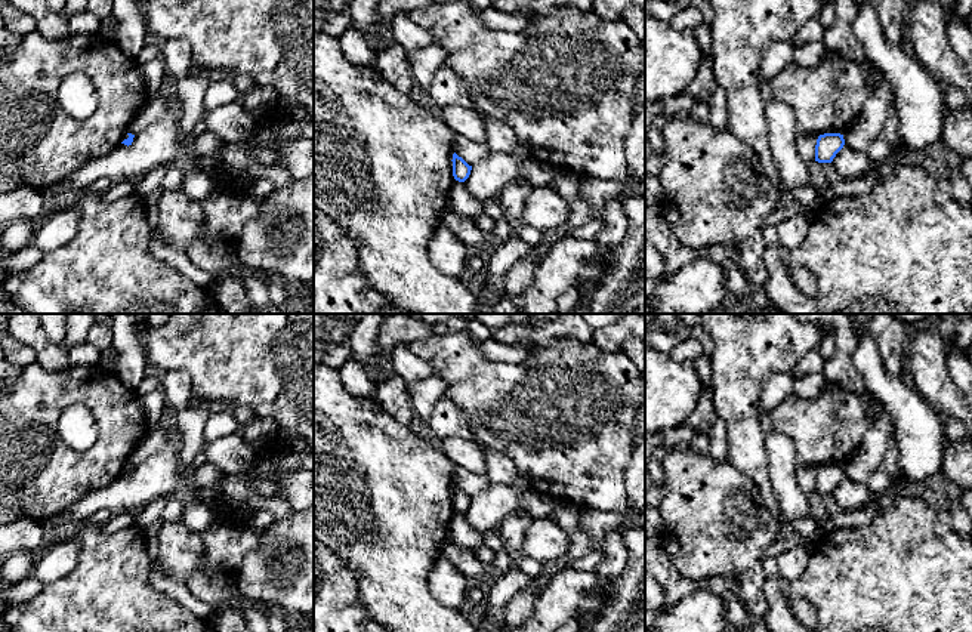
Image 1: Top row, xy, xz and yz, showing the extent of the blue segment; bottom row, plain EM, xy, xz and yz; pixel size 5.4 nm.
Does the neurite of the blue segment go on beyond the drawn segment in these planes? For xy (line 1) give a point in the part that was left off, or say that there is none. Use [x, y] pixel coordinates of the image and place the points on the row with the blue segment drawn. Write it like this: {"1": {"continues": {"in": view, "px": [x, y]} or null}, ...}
{"1": {"continues": null}}

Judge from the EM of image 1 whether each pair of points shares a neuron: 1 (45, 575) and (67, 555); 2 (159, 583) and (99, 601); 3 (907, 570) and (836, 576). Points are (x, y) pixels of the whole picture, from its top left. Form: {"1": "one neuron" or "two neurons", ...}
{"1": "one neuron", "2": "two neurons", "3": "one neuron"}

